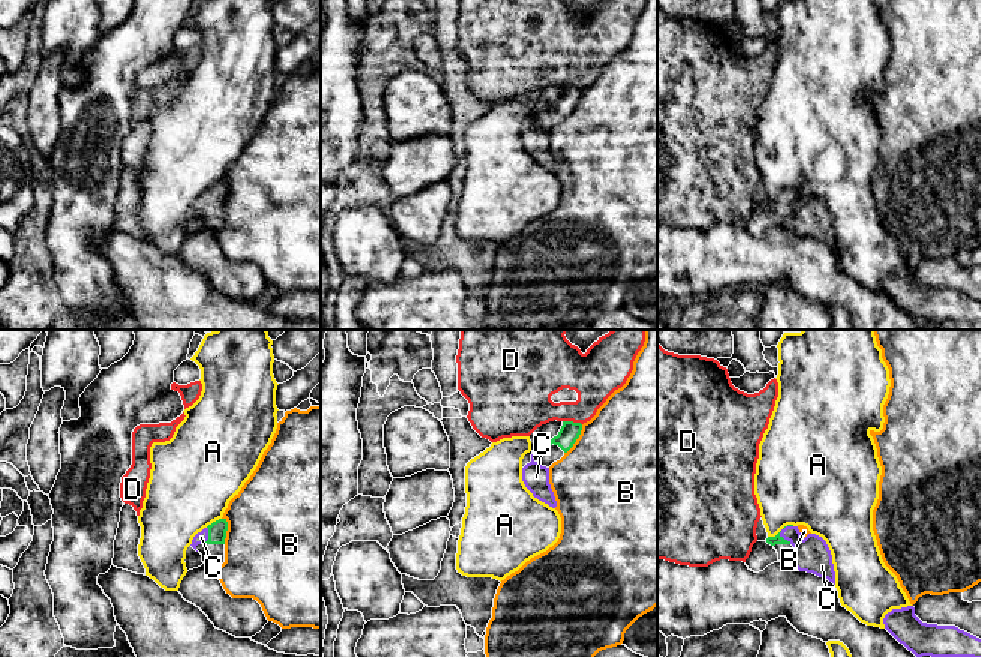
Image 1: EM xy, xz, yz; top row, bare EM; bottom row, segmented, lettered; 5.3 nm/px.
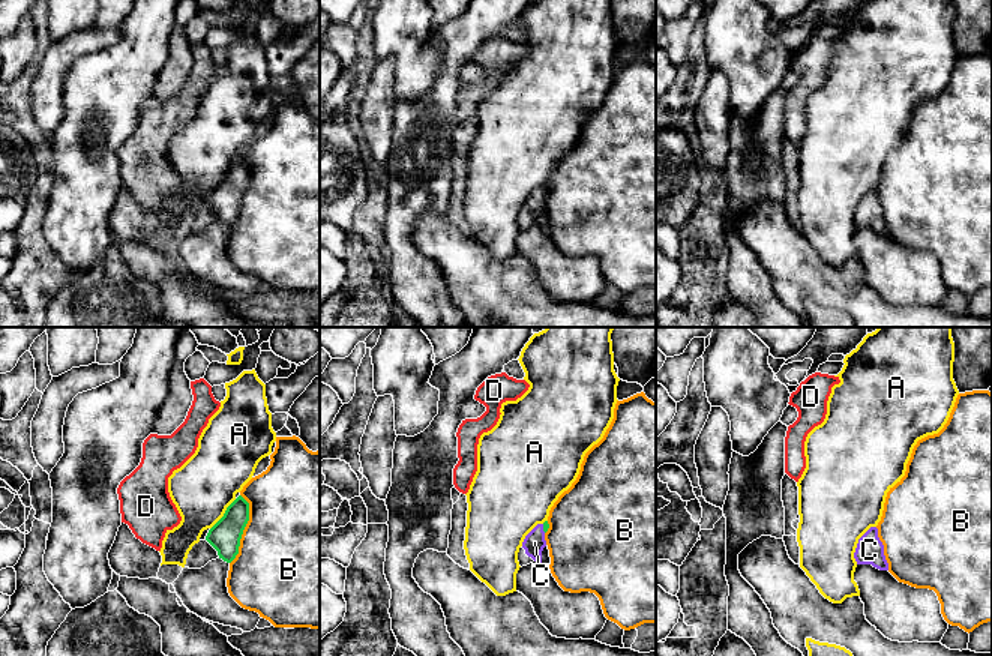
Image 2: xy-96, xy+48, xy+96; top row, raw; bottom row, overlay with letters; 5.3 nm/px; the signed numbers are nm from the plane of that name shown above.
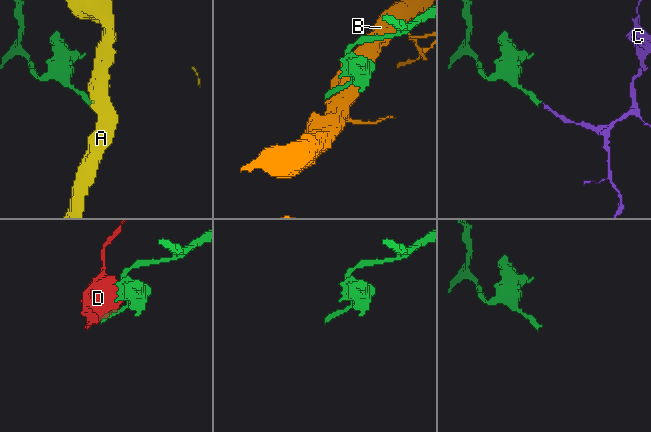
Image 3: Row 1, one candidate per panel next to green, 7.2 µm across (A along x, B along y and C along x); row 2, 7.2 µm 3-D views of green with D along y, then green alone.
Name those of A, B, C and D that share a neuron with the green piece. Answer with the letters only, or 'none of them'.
C

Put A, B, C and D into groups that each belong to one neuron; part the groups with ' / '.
A / B / C / D

